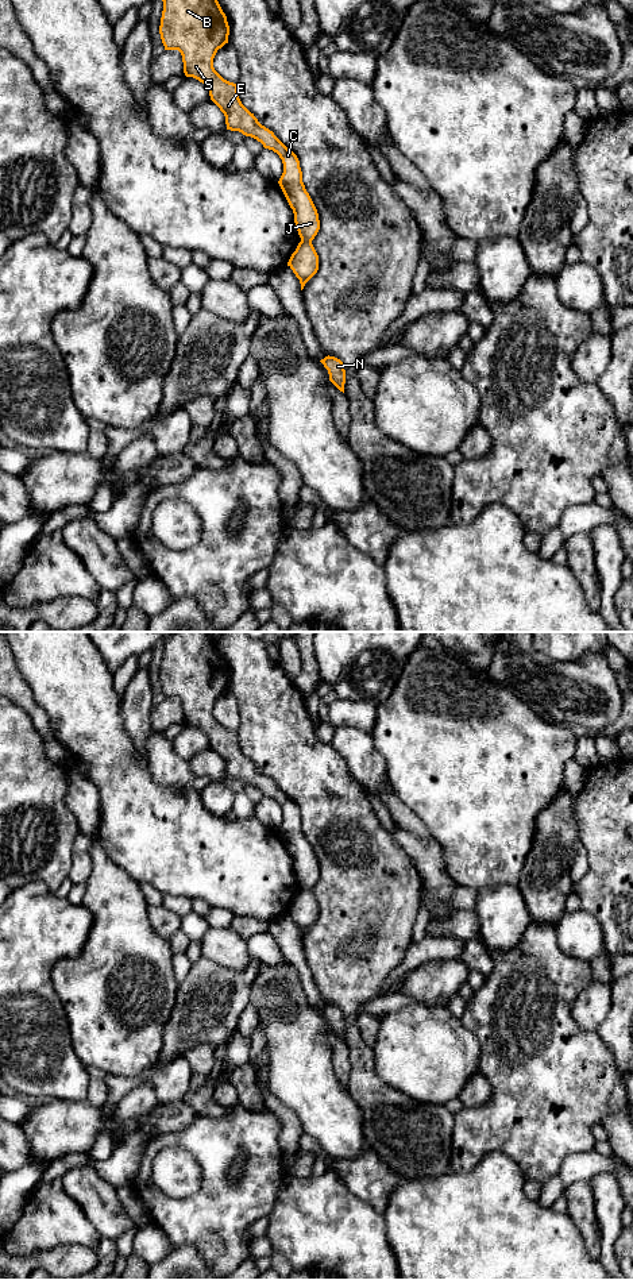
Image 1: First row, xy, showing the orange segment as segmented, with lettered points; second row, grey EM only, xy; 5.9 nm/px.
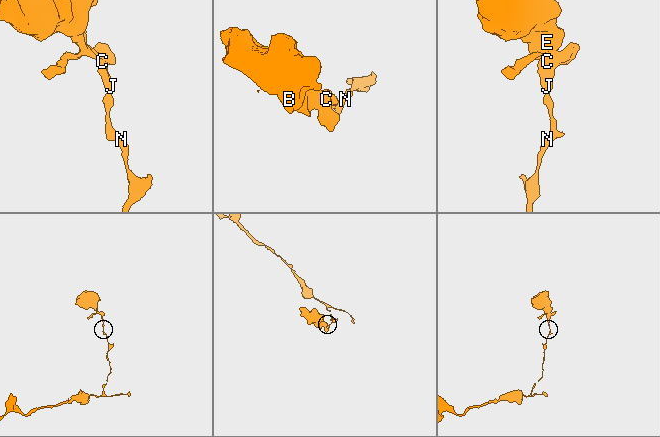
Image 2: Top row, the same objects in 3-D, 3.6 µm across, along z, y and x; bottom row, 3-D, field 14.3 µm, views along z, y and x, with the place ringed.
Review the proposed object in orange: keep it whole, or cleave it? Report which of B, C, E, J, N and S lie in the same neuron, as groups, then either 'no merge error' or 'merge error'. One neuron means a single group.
B C E J S / N | merge error

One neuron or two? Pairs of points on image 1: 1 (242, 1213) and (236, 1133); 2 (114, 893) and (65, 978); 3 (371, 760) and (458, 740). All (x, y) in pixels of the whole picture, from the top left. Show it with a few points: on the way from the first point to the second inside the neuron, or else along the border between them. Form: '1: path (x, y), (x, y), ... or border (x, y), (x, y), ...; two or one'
1: path (251, 1192), (253, 1153); one
2: path (114, 914), (114, 933), (87, 960); one
3: border (370, 732), (392, 787); two

